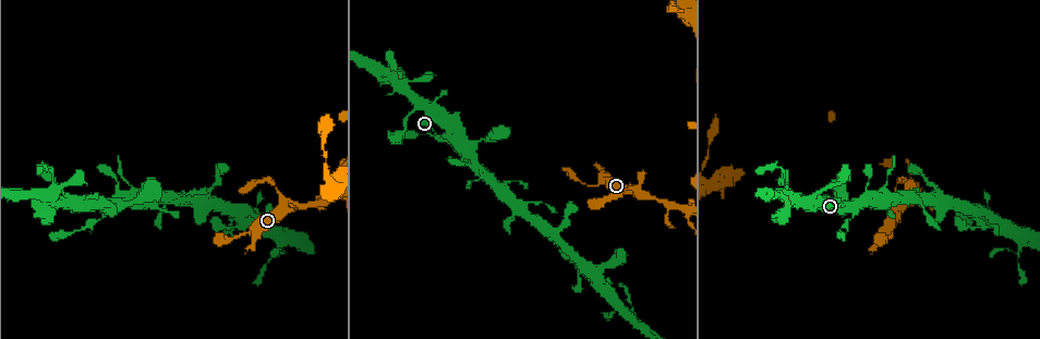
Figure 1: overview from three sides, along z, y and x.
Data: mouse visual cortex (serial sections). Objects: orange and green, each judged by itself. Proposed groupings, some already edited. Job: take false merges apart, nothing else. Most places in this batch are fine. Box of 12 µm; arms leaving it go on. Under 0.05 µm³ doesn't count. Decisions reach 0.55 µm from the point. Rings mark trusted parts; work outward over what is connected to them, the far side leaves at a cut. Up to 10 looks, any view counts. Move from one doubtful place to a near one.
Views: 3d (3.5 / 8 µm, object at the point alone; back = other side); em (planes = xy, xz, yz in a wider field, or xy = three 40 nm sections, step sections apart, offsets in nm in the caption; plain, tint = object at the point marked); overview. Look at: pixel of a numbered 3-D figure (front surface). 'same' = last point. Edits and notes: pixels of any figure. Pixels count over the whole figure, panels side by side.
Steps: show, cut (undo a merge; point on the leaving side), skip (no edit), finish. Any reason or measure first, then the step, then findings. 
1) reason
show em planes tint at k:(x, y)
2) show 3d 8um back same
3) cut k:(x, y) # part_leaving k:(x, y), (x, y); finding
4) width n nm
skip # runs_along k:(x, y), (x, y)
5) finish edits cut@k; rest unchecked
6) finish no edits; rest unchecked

abrupt turn
show 3d 3.5um at 1:(400, 74)

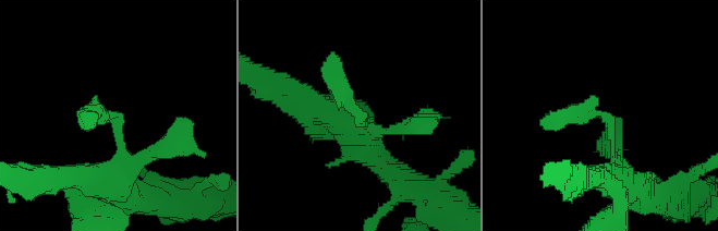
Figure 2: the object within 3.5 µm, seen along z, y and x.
show em xy step 5 tint at 2:(358, 116)

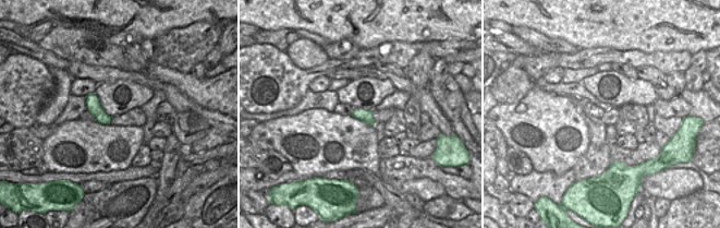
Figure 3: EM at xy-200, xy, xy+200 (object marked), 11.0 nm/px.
skip # one cell here

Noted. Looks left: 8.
small branch off a trunk
show 3d 8um at 1:(462, 144)

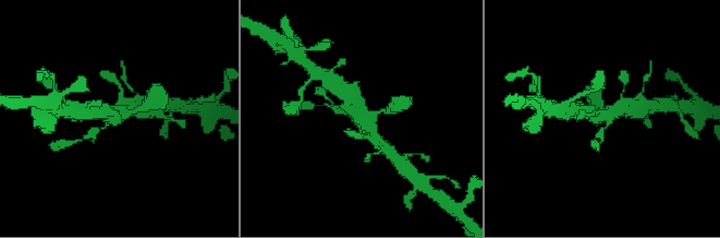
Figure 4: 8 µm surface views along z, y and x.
closer look
show 3d 3.5um back at 4:(606, 114)

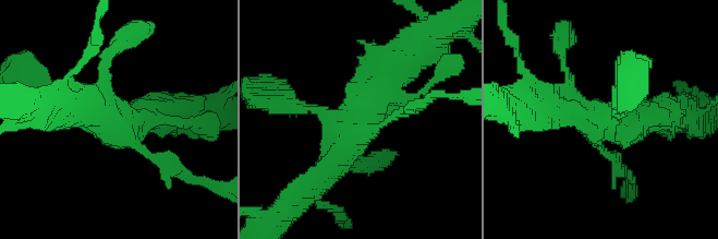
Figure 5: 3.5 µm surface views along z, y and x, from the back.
show em xy step 5 tint at 5:(117, 124)

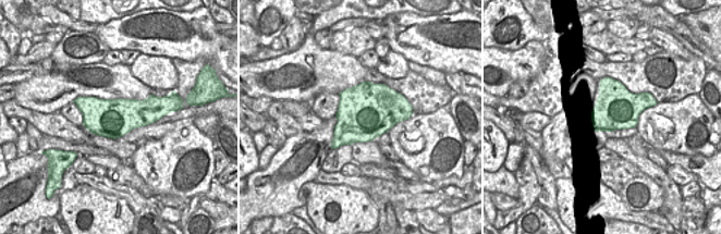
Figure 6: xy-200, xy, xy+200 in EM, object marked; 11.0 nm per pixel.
skip # runs_along 5:(401, 96), (374, 102), (311, 186); all the same cell

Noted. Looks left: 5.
narrows sharply
show 3d 8um back at 1:(232, 240)

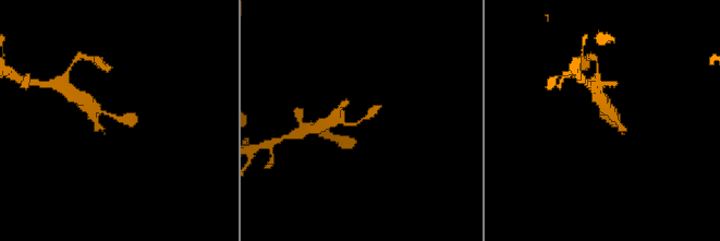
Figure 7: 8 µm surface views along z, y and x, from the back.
now the EM
show em xy step 2 tint at 7:(605, 119)

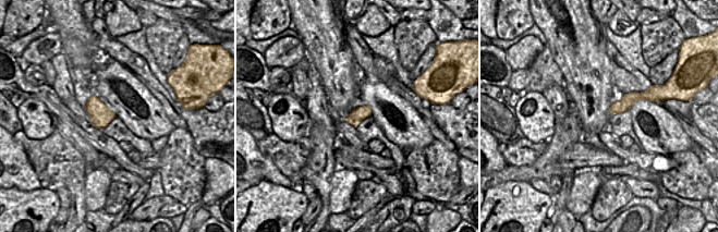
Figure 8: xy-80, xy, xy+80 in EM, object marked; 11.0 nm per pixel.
width 160 nm
skip # runs_along 7:(333, 119), (356, 124), (378, 107); all the same cell

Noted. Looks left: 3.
a narrow waist
show 3d 3.5um at 1:(277, 188)

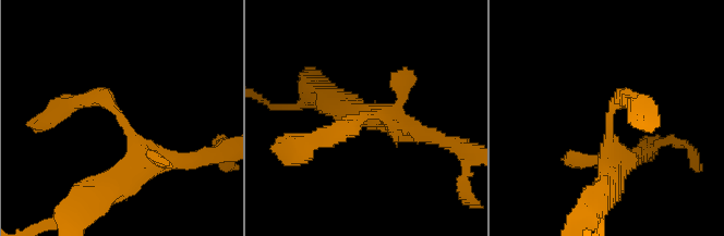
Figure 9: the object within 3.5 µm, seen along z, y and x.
skip # runs_along 9:(610, 177), (610, 114), (623, 98), (637, 108); all the same cell

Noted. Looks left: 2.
finish no edits; rest unchecked

